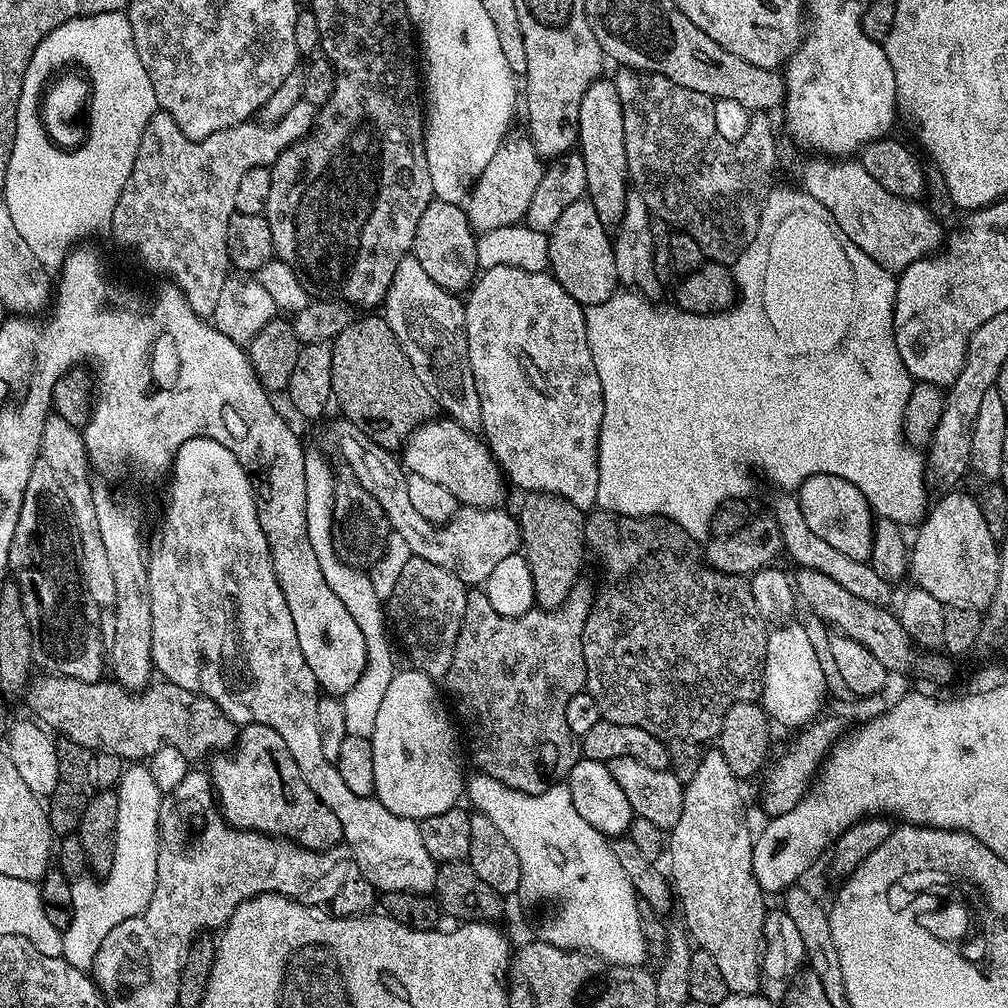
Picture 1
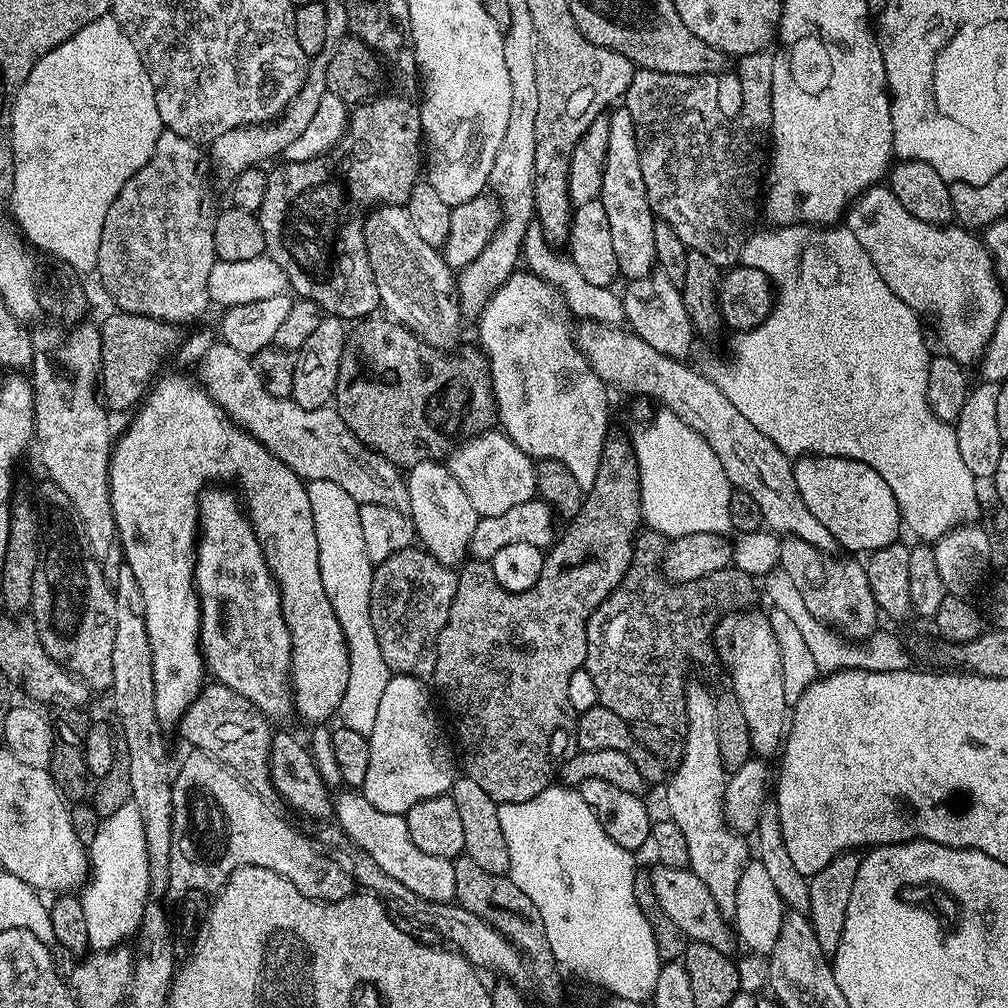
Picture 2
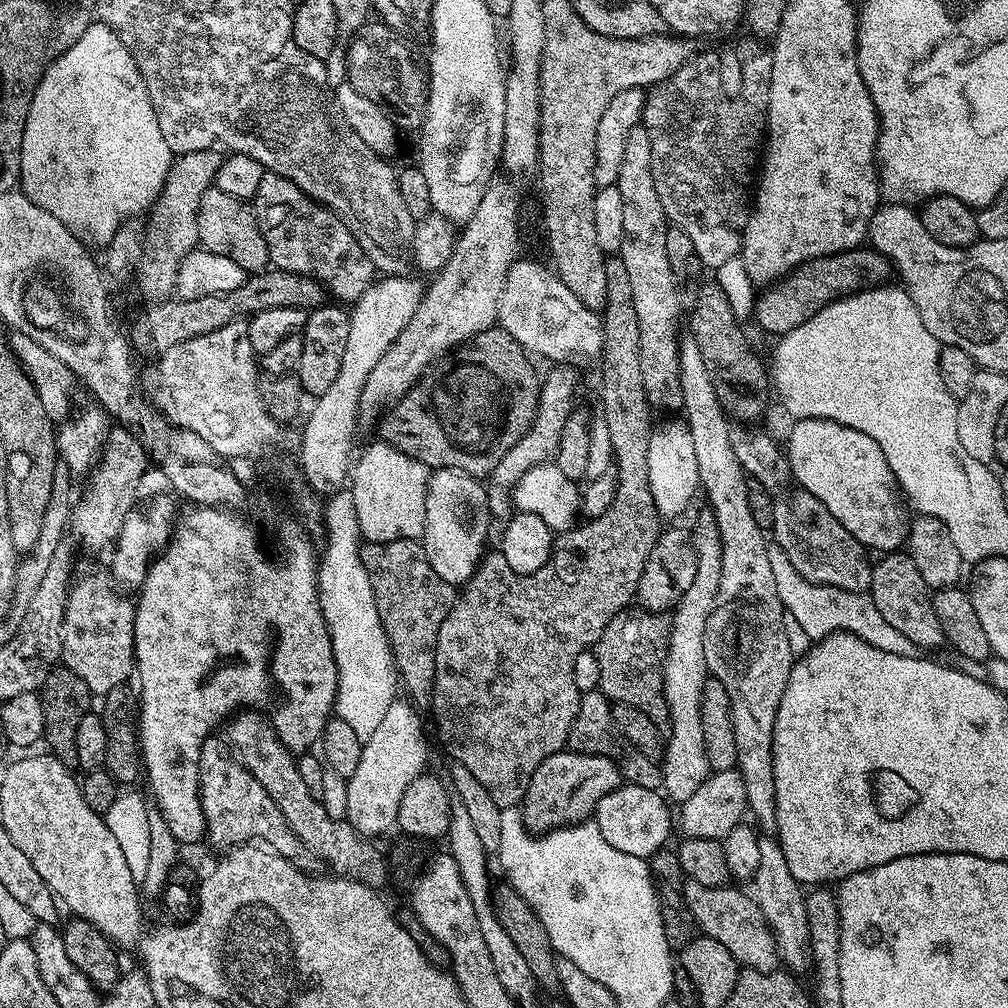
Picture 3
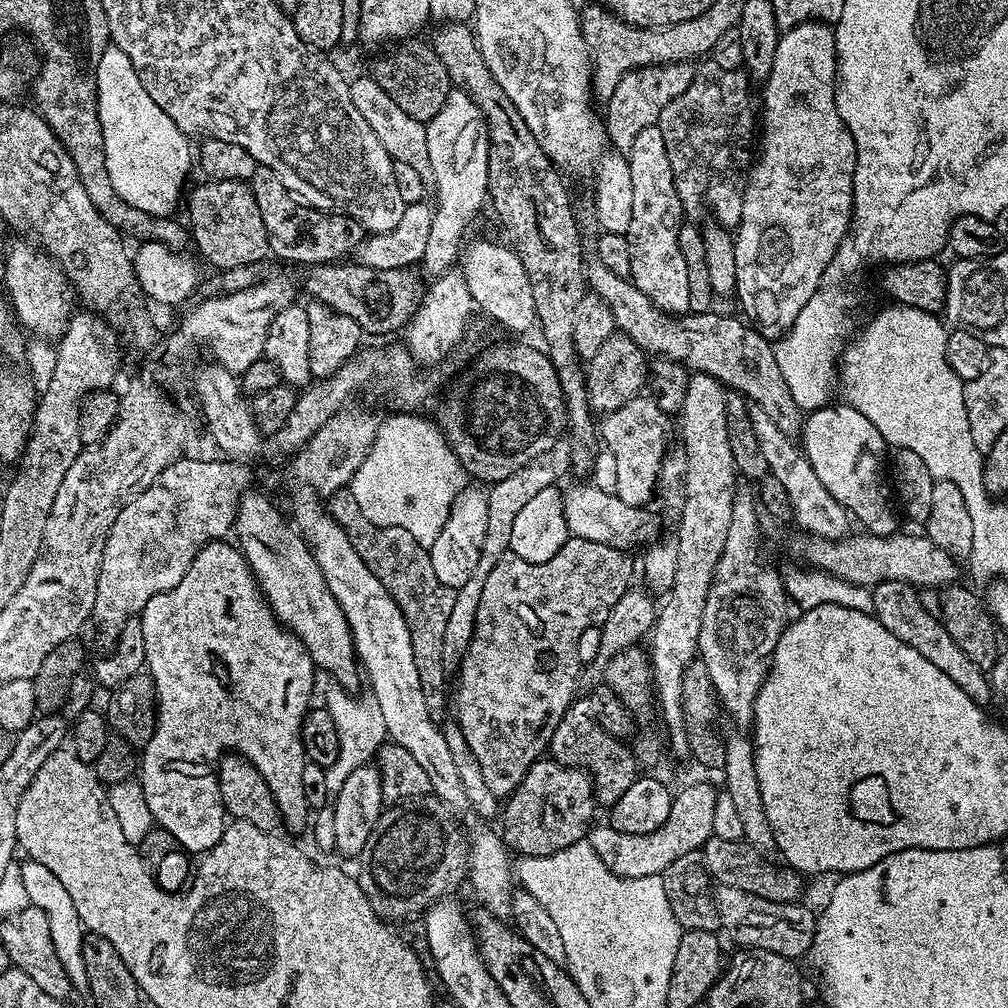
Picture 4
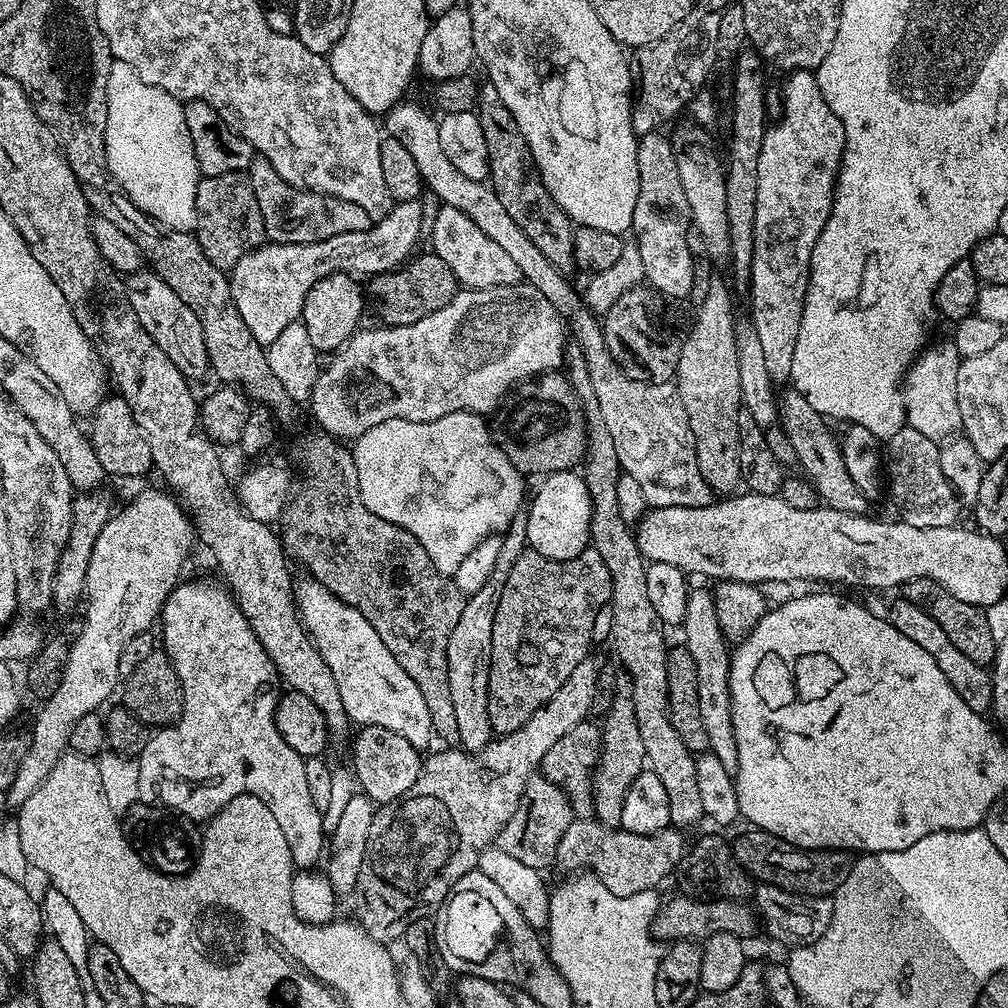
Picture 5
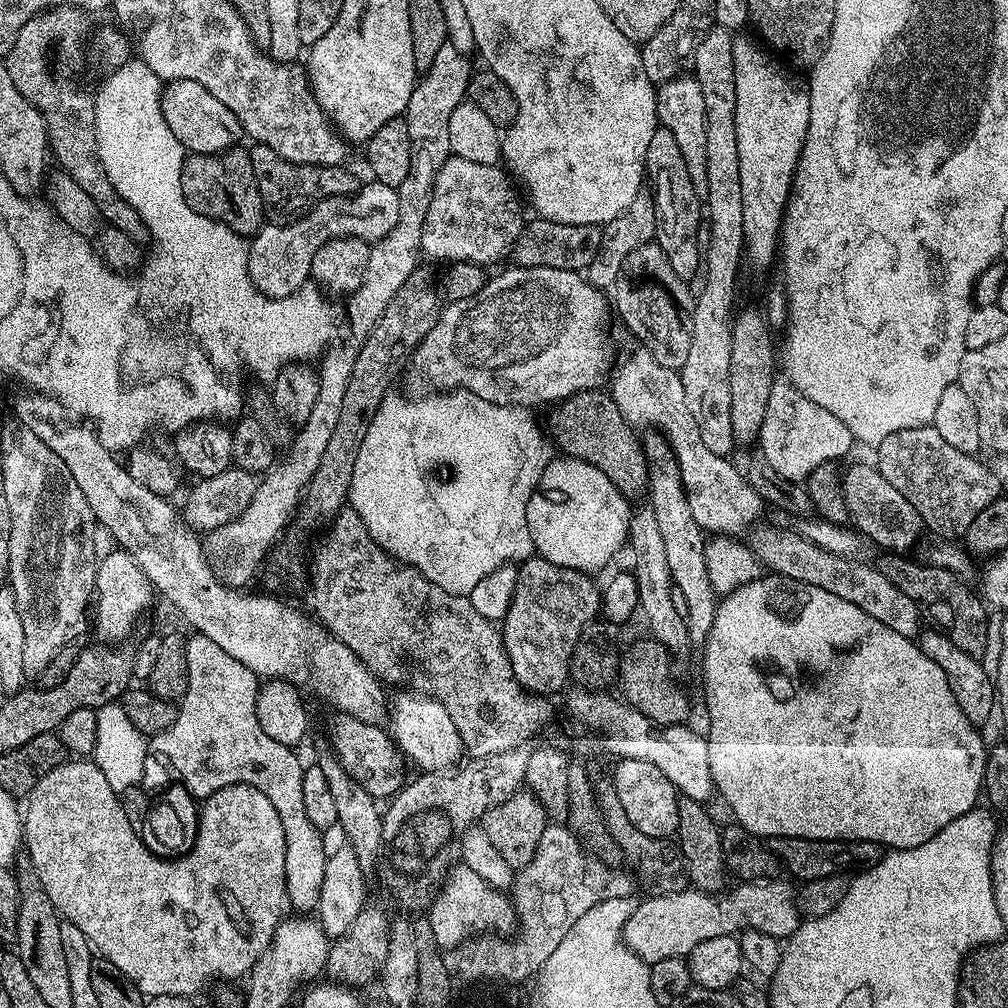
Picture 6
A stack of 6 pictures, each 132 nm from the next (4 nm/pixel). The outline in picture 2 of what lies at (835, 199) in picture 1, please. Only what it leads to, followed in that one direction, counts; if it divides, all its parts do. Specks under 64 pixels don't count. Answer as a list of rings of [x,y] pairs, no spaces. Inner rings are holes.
[[[886,186],[868,188],[852,201],[846,227],[870,254],[882,282],[921,317],[932,316],[946,355],[965,366],[975,365],[1006,307],[1005,289],[981,237],[963,226],[941,226],[914,218]]]

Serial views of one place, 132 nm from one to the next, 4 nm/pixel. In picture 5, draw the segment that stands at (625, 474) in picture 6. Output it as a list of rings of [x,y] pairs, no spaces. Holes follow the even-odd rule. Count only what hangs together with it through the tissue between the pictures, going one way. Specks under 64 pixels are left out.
[[[559,371],[525,380],[503,401],[494,419],[496,443],[522,474],[540,478],[549,472],[567,472],[584,459],[588,448],[588,422],[567,375]]]

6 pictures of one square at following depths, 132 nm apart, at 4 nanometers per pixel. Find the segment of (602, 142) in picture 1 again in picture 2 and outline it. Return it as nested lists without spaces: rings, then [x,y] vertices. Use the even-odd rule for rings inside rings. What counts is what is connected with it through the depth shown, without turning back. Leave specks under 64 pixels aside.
[[[623,106],[613,107],[608,121],[610,142],[606,150],[606,170],[602,172],[602,190],[599,199],[602,207],[606,209],[606,218],[610,221],[610,238],[614,245],[614,255],[618,258],[620,276],[625,281],[637,280],[650,275],[657,267],[654,250],[654,226],[657,217],[650,206],[650,198],[646,198],[646,181],[642,178],[642,162],[638,158],[638,138],[634,130],[634,118],[630,118],[630,110]]]

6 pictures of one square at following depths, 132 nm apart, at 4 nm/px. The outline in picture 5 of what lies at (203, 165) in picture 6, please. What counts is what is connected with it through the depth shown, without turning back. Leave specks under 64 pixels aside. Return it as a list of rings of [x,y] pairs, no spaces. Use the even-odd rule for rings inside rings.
[[[244,172],[204,176],[198,182],[194,235],[202,246],[206,258],[210,258],[214,266],[225,270],[230,270],[247,252],[253,252],[255,248],[265,243],[262,210],[258,210],[254,186],[250,186]]]

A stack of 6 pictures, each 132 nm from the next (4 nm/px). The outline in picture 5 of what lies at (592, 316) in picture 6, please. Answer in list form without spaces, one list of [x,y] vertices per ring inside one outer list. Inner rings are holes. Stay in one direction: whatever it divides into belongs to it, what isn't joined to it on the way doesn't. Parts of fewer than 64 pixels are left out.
[[[525,282],[507,284],[497,288],[464,288],[457,292],[456,297],[450,302],[446,302],[446,306],[442,306],[442,310],[434,310],[434,314],[426,314],[426,318],[418,318],[418,322],[406,326],[394,326],[393,328],[387,326],[375,327],[363,327],[354,333],[348,343],[336,349],[334,355],[329,359],[333,360],[329,364],[327,361],[321,367],[320,376],[314,382],[310,407],[312,407],[312,416],[316,419],[317,426],[320,427],[317,429],[321,433],[336,437],[341,442],[354,442],[362,434],[366,434],[366,430],[370,430],[370,426],[378,426],[378,422],[386,422],[387,420],[405,420],[411,424],[414,422],[429,424],[431,420],[437,420],[443,416],[452,416],[456,412],[495,413],[501,407],[505,397],[517,386],[523,384],[525,380],[559,369],[566,360],[566,343],[564,344],[565,317],[542,296],[541,291]]]

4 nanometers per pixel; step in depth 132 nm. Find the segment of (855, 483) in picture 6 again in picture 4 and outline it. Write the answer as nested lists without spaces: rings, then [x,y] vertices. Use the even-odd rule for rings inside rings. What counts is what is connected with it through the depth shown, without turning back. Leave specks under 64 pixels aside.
[[[599,262],[587,265],[586,284],[591,295],[606,302],[610,314],[614,316],[617,329],[623,335],[629,336],[646,354],[678,362],[693,373],[715,377],[725,389],[735,390],[756,403],[778,425],[778,430],[782,430],[782,434],[795,437],[803,429],[805,413],[801,412],[800,407],[794,402],[790,386],[786,386],[786,378],[782,378],[782,370],[778,370],[778,358],[773,341],[767,340],[757,328],[745,322],[739,315],[723,316],[719,310],[687,314],[664,312],[658,306],[654,306],[654,302],[650,302],[650,298],[646,298],[646,294],[642,294],[642,290],[638,290],[638,286],[634,286],[631,279],[610,274],[610,270],[606,270],[606,266]]]

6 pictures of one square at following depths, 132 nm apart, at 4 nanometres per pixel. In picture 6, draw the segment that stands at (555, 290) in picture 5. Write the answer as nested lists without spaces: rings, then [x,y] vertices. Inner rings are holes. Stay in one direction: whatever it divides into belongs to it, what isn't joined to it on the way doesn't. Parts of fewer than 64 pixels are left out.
[[[642,346],[637,347],[637,352],[628,352],[620,360],[620,366],[612,376],[612,384],[608,386],[609,395],[618,406],[619,413],[626,418],[626,422],[631,424],[633,429],[659,430],[664,439],[668,441],[672,448],[675,461],[680,466],[680,477],[684,483],[684,493],[686,502],[690,504],[690,514],[694,522],[704,529],[708,534],[738,534],[752,518],[759,514],[762,509],[760,495],[750,486],[747,475],[740,472],[731,464],[728,456],[713,454],[708,447],[702,443],[702,434],[698,434],[698,426],[694,422],[694,414],[690,414],[690,406],[686,406],[686,390],[682,390],[680,373],[675,368],[667,368],[658,362]]]

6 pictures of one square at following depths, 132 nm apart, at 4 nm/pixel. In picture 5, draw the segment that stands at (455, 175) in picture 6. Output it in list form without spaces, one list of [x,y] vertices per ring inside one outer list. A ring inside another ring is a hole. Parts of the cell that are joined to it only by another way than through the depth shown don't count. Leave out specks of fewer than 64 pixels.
[[[447,206],[437,207],[436,217],[430,225],[432,232],[431,251],[436,253],[450,270],[454,270],[457,280],[464,288],[497,288],[507,284],[521,283],[522,277],[517,263],[506,254],[498,243],[486,238],[478,226],[474,226],[472,219],[462,210]]]

